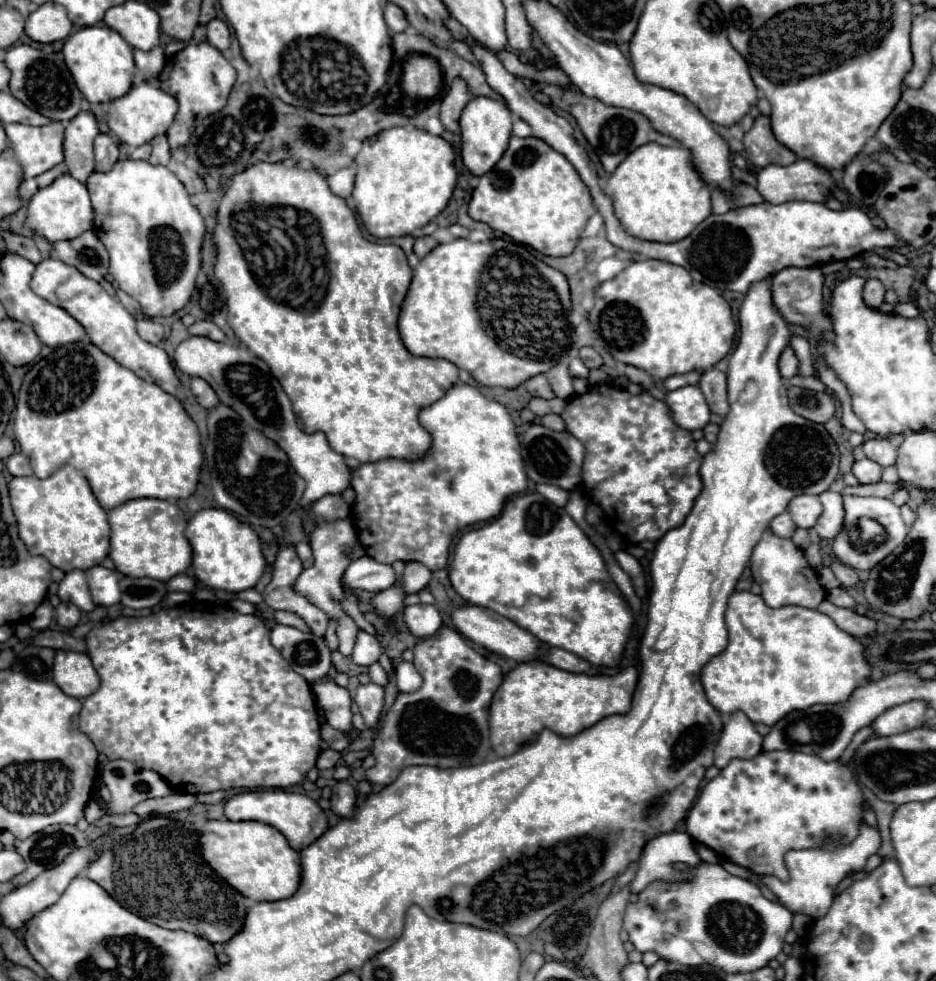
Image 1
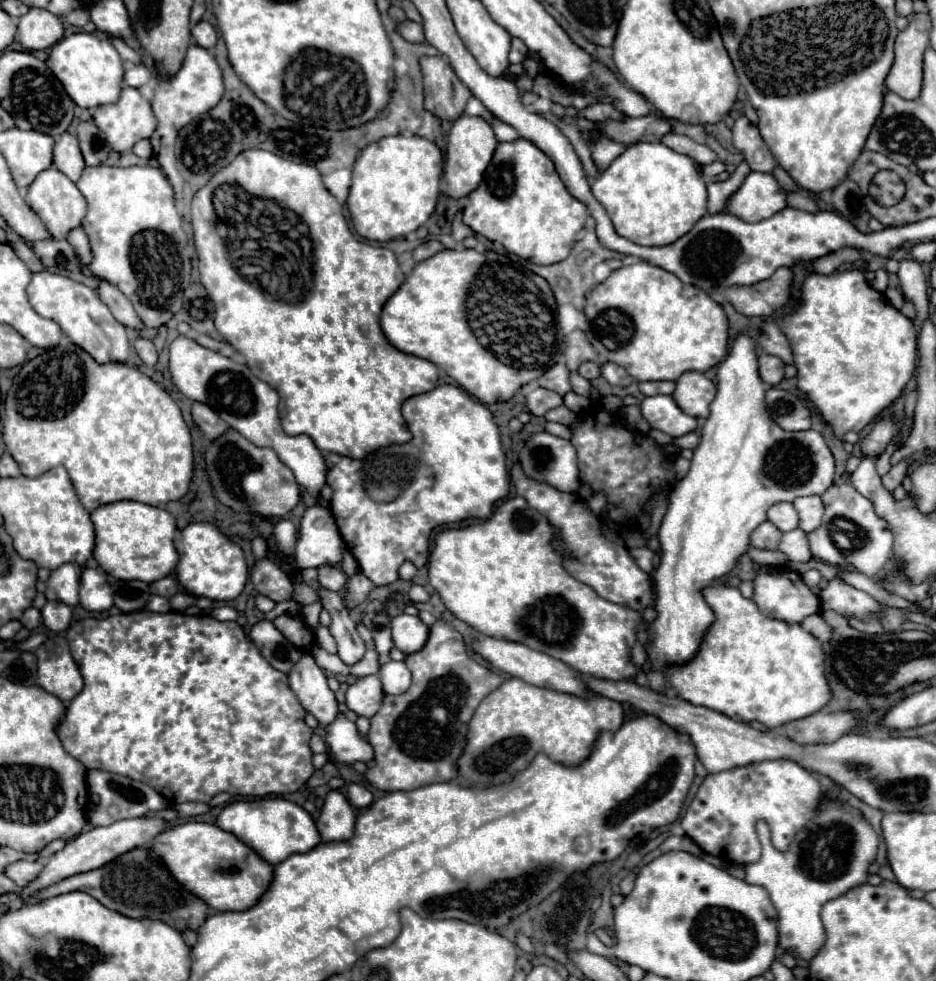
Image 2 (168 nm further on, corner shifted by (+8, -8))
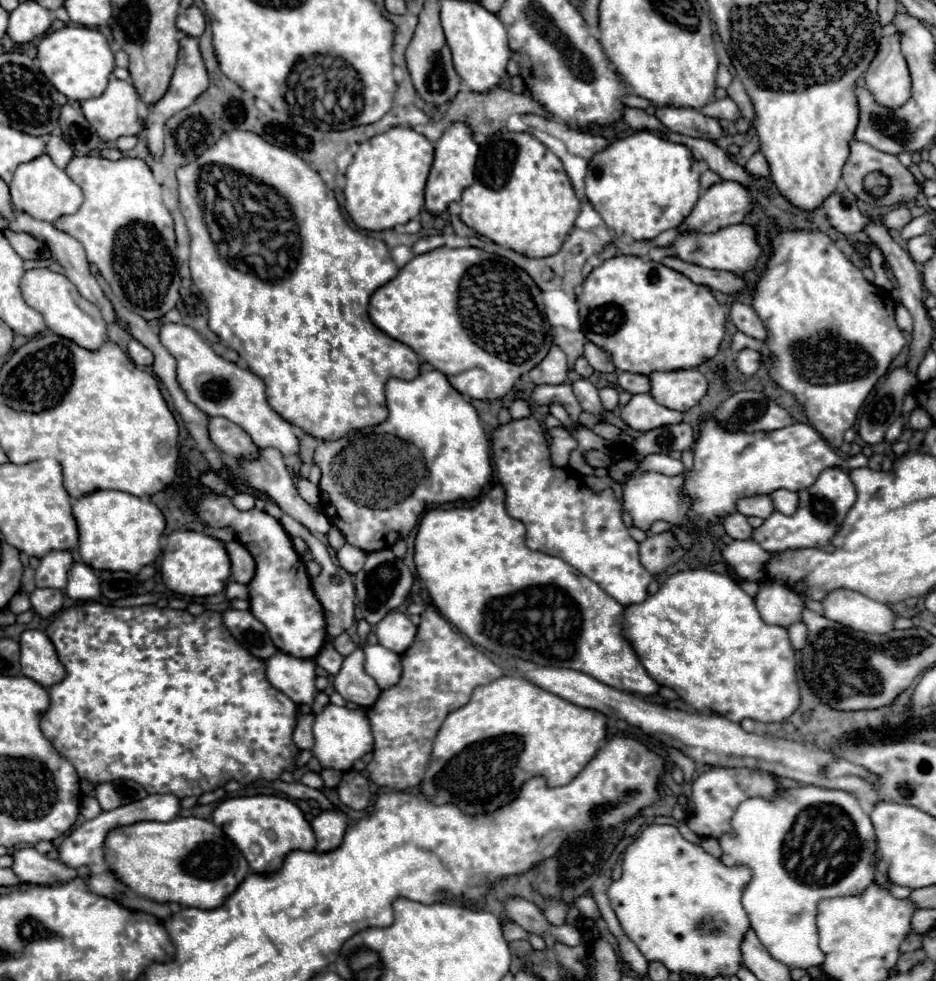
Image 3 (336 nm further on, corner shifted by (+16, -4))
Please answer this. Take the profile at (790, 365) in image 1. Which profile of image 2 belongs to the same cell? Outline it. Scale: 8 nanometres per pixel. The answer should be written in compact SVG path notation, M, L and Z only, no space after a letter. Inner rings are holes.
M760 355L758 363L760 363L762 381L766 385L770 385L770 387L780 385L780 381L784 379L784 363L782 363L782 359L776 359L774 355Z

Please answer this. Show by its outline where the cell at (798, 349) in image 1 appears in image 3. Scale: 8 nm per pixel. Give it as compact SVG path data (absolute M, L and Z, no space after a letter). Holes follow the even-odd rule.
M734 301L730 307L730 319L734 321L734 325L738 327L738 331L746 333L748 337L756 337L760 341L766 339L766 329L760 323L760 317L756 315L756 311L740 301Z

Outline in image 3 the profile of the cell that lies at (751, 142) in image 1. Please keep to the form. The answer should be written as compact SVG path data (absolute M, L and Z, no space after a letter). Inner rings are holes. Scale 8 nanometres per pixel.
M730 97L714 99L708 105L704 105L700 111L708 117L724 117L726 121L736 121L740 117L740 109L736 107L736 103Z

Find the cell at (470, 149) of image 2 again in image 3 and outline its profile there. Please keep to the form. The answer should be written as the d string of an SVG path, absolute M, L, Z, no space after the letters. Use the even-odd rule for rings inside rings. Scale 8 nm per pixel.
M454 123L446 129L446 133L436 143L436 155L432 163L432 171L426 183L426 201L424 209L430 215L440 215L448 209L452 201L460 201L460 195L466 187L474 183L474 163L478 157L478 143L472 137L472 131L464 123Z

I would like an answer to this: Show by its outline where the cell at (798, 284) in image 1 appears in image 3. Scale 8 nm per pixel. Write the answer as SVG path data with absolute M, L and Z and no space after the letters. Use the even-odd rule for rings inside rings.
M666 255L660 263L664 263L674 271L684 273L694 283L706 285L722 293L738 293L744 289L744 281L730 271L708 271L706 267L692 267L692 263L684 263L682 259L672 259L672 255Z

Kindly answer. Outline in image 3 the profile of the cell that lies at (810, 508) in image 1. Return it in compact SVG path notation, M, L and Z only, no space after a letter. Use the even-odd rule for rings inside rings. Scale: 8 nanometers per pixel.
M754 495L754 497L742 497L736 501L736 509L742 515L756 515L760 519L766 519L774 513L774 505L768 495Z

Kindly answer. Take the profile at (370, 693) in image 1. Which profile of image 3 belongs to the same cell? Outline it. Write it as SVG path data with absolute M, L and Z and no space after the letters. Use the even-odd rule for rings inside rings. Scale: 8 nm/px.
M360 647L344 659L340 673L334 677L334 687L346 701L360 707L370 707L378 699L380 687L364 671L364 653Z

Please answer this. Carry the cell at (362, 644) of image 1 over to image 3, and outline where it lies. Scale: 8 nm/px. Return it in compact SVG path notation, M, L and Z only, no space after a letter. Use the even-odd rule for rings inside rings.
M342 633L336 641L334 641L334 647L336 647L336 651L340 653L340 655L350 655L354 649L356 649L356 645L352 643L352 639L346 635L346 633Z

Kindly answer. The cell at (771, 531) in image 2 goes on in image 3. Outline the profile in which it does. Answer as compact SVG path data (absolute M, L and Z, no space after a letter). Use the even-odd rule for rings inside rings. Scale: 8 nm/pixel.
M730 513L724 517L722 521L726 533L732 537L732 539L750 539L752 537L752 527L750 523L746 521L744 515L740 513Z

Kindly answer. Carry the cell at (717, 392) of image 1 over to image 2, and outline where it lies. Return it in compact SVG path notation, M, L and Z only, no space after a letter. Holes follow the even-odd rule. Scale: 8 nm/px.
M690 371L676 381L672 397L686 415L706 419L710 415L710 403L716 397L716 385L704 373Z

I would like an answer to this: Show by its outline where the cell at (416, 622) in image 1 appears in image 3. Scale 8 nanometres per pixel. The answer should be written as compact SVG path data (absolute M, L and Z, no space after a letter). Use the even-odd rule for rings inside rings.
M390 611L376 627L374 633L378 637L378 643L396 651L396 653L404 653L414 637L416 637L416 627L412 625L412 621L408 619L406 613L400 611Z

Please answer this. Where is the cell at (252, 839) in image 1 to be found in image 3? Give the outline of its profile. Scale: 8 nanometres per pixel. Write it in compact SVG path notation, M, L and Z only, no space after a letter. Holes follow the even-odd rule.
M176 817L172 821L140 821L108 831L104 841L108 871L116 871L136 895L158 903L214 909L244 881L248 863L212 821Z

